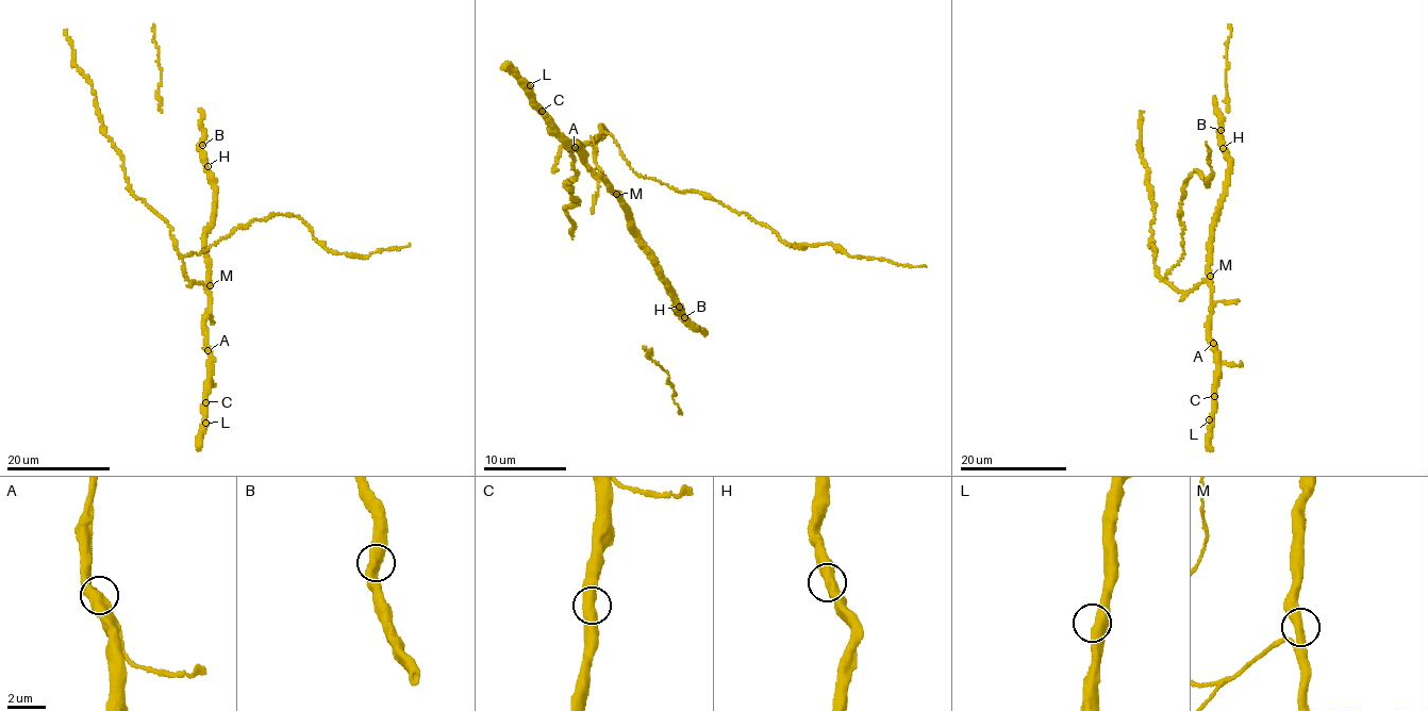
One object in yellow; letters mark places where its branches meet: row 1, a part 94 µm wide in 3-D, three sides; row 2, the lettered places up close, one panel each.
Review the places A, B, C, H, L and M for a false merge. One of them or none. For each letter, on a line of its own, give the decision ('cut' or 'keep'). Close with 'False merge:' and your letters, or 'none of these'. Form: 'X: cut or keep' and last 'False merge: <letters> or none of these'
A: keep
B: keep
C: keep
H: keep
L: keep
M: keep
False merge: none of these

